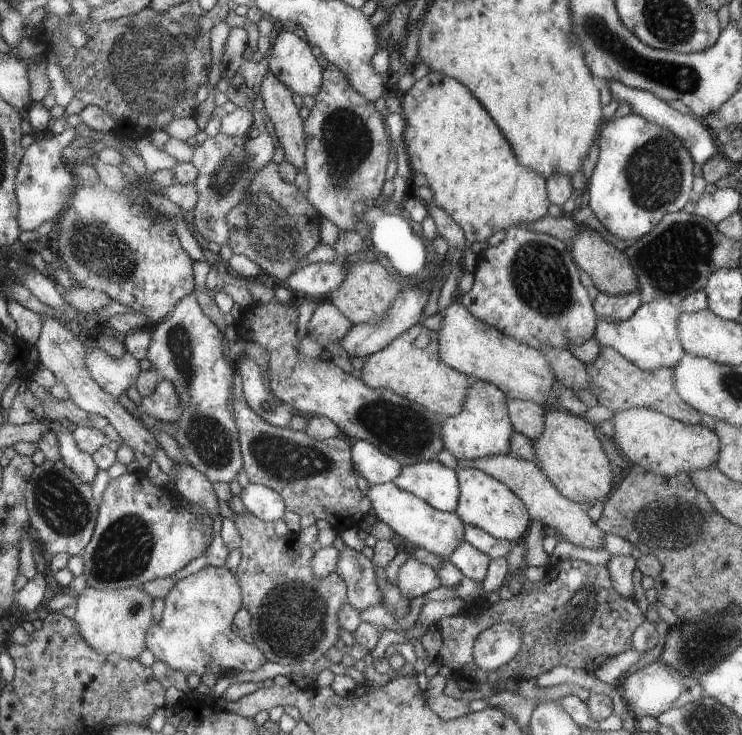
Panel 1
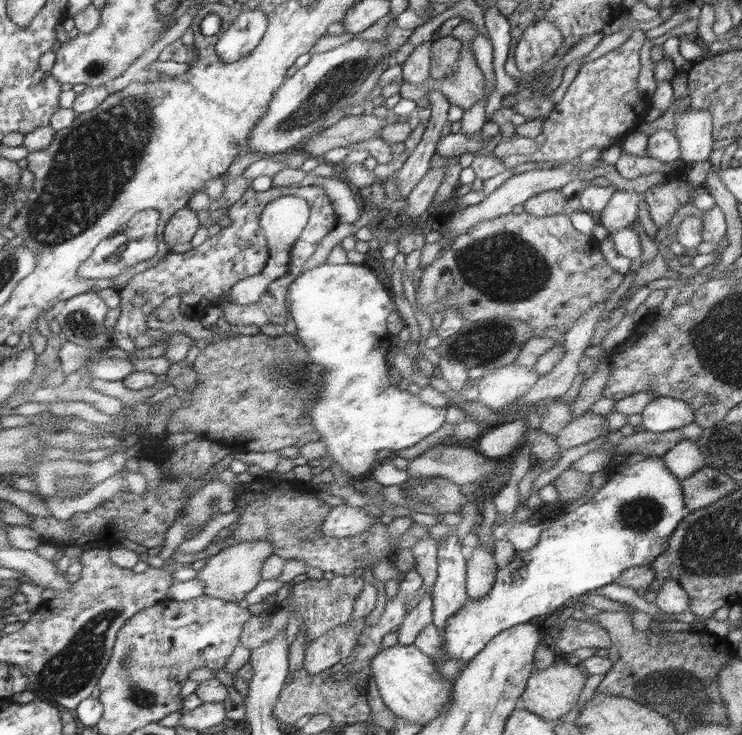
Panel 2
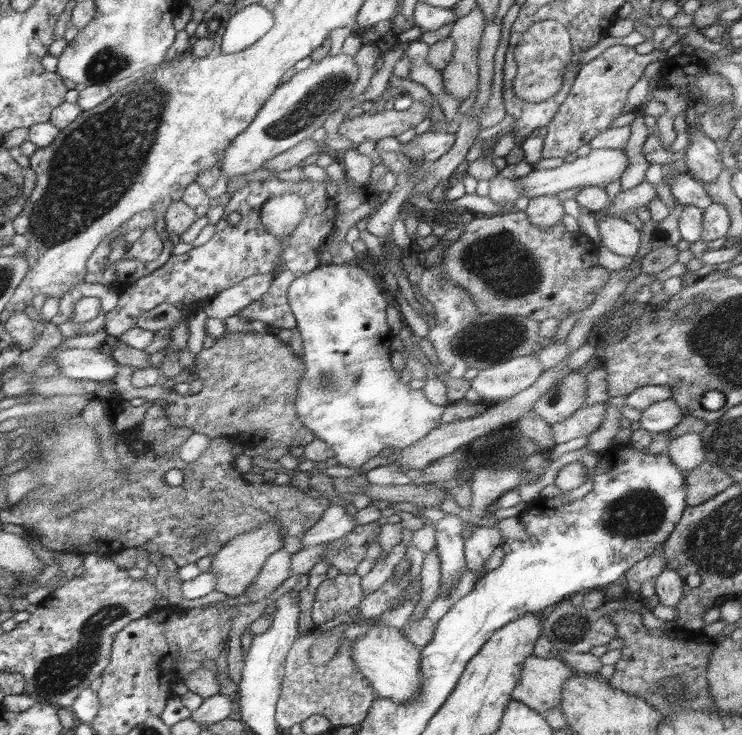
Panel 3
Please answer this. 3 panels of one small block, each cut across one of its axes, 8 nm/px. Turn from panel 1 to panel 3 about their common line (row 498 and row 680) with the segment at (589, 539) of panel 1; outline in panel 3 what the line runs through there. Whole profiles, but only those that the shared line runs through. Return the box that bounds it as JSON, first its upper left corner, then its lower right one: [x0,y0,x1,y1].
[514,654,578,715]

